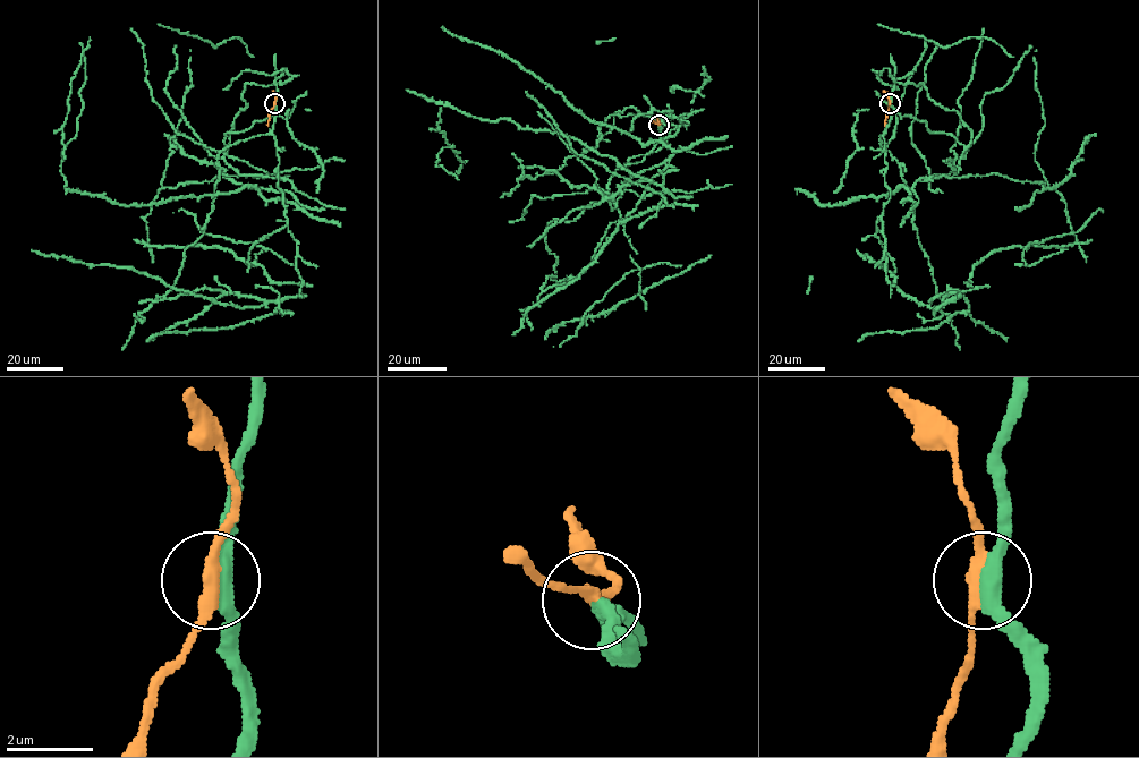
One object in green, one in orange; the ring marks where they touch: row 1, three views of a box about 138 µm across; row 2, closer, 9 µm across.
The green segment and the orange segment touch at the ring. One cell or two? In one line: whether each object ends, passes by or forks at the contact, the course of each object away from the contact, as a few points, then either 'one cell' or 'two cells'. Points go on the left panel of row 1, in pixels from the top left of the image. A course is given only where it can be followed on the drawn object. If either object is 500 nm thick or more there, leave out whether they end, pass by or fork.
green passes by; orange passes by; course green (274, 103), (245, 84), (223, 158), (286, 180), (162, 187), (145, 244), (278, 298), (31, 249); course orange (274, 103), (268, 126); two cells

